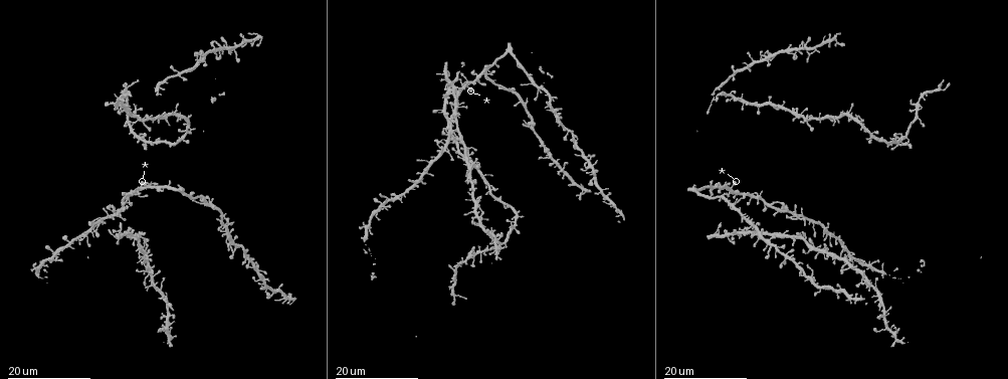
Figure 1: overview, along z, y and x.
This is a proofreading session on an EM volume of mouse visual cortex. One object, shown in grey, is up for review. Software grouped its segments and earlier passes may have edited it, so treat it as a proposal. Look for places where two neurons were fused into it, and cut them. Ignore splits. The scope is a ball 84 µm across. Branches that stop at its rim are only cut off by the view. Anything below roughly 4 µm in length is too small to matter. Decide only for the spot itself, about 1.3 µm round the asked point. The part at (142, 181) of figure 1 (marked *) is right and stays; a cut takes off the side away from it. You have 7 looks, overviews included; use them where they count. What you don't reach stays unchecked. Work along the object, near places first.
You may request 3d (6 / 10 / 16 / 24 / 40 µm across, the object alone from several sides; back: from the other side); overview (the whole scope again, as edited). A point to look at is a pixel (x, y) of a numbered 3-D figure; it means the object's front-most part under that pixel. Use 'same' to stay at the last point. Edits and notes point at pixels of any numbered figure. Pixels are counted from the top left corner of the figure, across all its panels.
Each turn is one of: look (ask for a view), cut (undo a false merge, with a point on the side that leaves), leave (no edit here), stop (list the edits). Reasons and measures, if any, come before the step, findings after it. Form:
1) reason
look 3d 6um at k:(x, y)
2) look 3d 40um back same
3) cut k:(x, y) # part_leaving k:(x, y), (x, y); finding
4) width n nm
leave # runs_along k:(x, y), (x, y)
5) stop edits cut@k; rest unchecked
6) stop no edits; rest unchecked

four arms meet
look 3d 16um at 1:(491, 189)

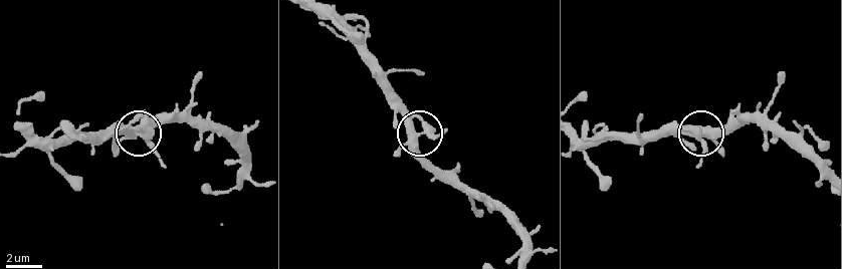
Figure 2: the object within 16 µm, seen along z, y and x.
look 3d 10um at 2:(138, 135)

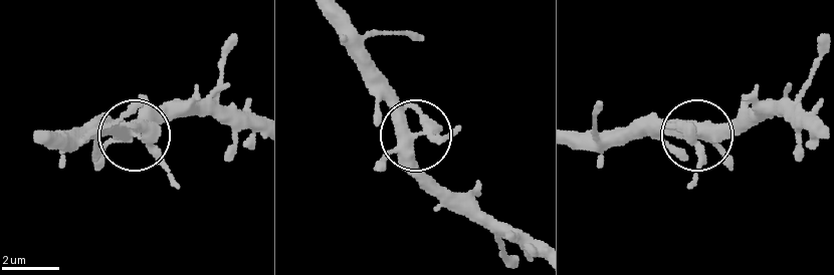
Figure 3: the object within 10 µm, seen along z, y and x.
leave # runs_along 3:(327, 16), (404, 124), (435, 139), (459, 131); all the same neuron

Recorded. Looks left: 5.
thin arm on a thick one
look 3d 24um at 1:(814, 49)

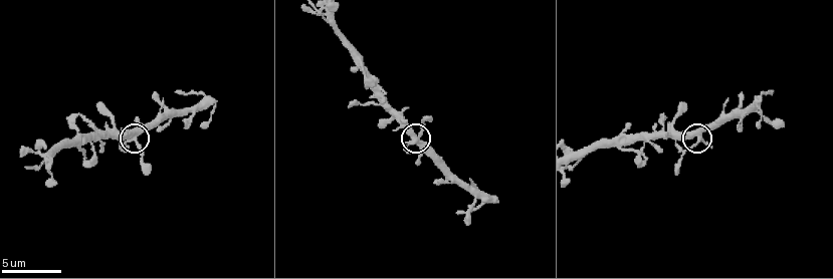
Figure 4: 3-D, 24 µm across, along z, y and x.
closer look
look 3d 6um at 4:(698, 135)

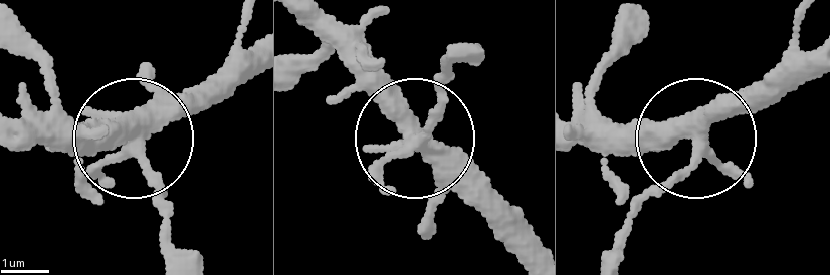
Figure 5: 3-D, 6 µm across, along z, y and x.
leave # runs_along 5:(25, 146), (130, 138), (169, 226); one neuron here

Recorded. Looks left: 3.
four-way junction
look 3d 16um at 1:(589, 164)

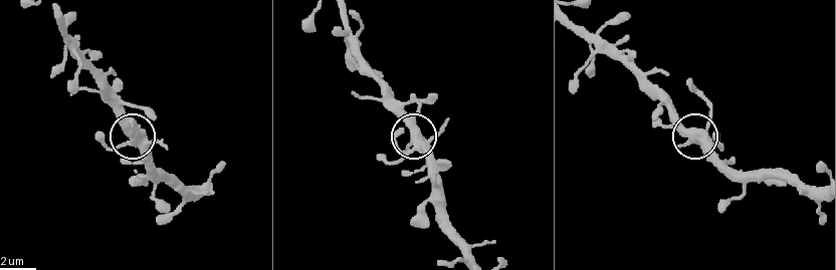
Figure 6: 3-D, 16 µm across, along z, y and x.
zoom in
look 3d 6um at 6:(414, 143)

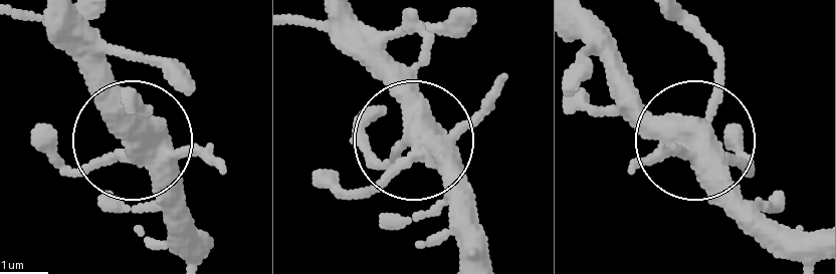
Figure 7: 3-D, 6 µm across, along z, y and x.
leave # runs_along 7:(347, 25), (406, 109), (406, 150), (370, 158); one neuron here

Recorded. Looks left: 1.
stop no edits; rest unchecked

